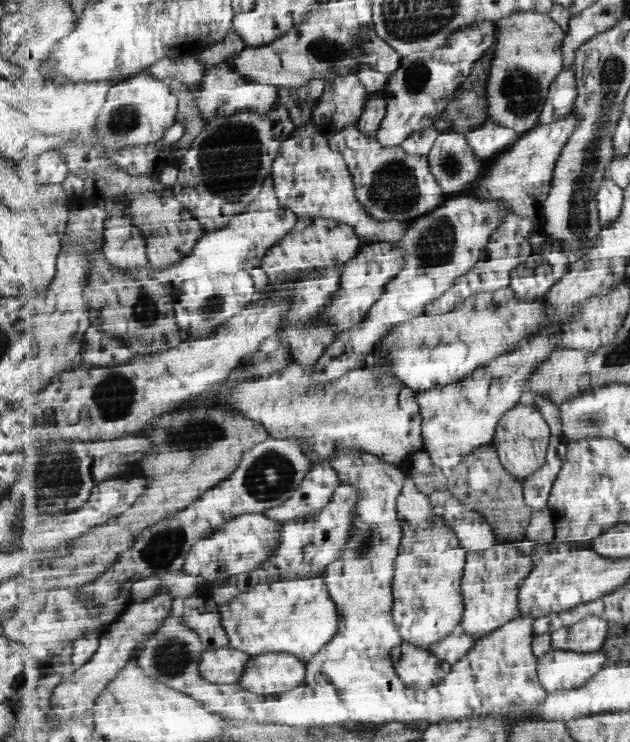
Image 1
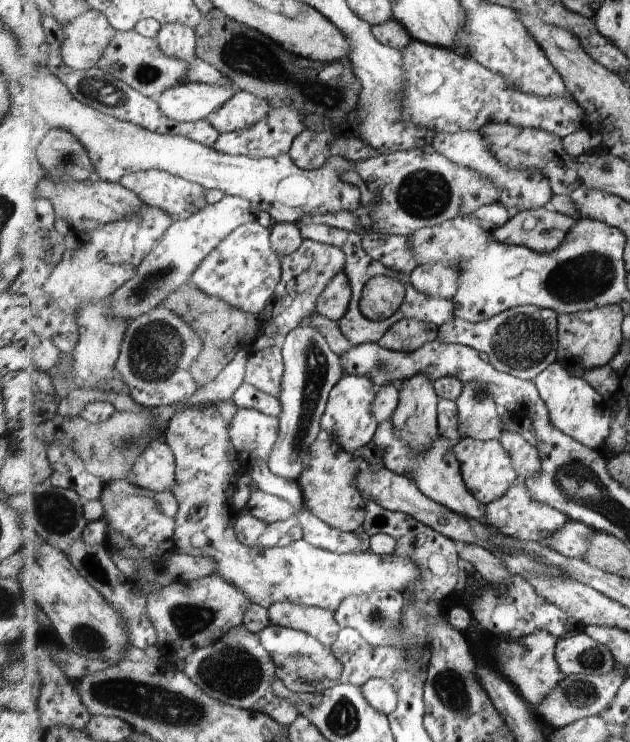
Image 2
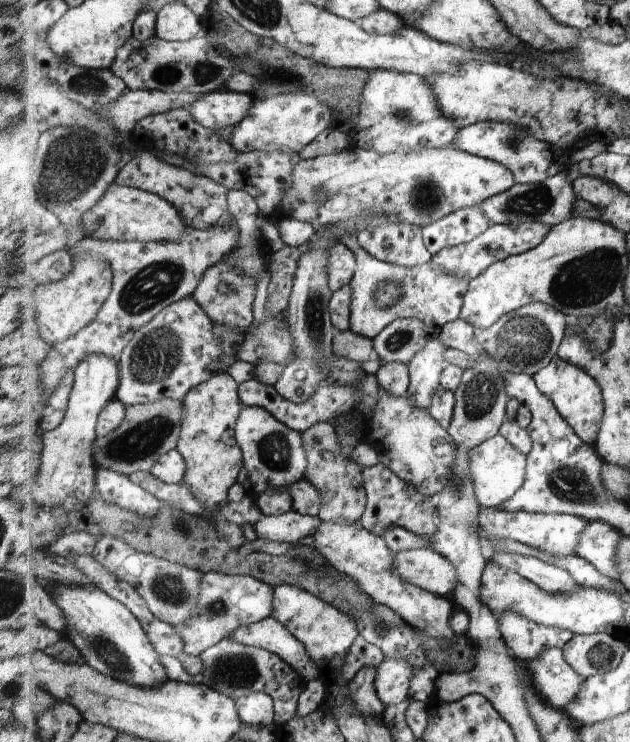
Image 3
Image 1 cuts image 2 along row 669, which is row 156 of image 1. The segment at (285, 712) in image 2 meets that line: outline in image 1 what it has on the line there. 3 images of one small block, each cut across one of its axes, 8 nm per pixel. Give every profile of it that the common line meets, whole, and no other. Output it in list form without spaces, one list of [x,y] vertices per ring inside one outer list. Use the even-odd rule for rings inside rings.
[[[315,79],[300,87],[280,87],[280,98],[266,115],[241,112],[223,117],[221,130],[217,130],[217,119],[207,122],[171,187],[175,198],[201,222],[205,232],[223,231],[233,217],[244,214],[259,198],[265,180],[272,174],[281,145],[291,138],[297,127],[313,121],[313,111],[327,85],[325,79]]]

